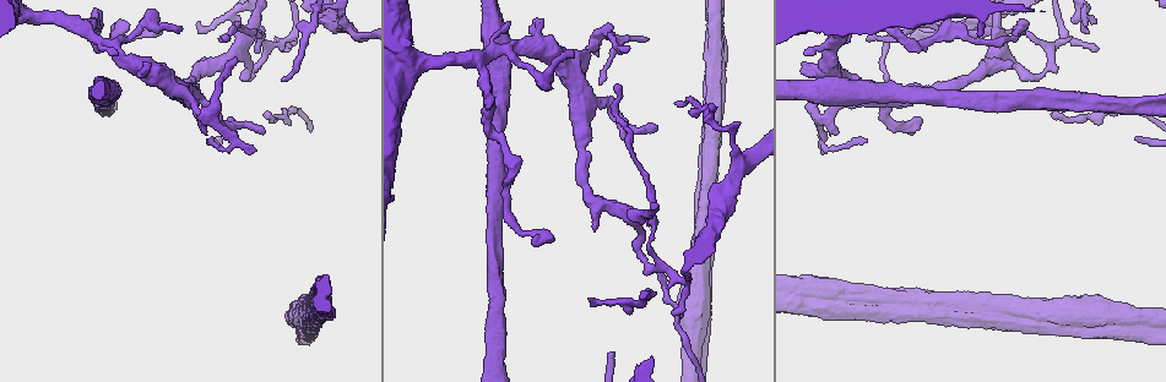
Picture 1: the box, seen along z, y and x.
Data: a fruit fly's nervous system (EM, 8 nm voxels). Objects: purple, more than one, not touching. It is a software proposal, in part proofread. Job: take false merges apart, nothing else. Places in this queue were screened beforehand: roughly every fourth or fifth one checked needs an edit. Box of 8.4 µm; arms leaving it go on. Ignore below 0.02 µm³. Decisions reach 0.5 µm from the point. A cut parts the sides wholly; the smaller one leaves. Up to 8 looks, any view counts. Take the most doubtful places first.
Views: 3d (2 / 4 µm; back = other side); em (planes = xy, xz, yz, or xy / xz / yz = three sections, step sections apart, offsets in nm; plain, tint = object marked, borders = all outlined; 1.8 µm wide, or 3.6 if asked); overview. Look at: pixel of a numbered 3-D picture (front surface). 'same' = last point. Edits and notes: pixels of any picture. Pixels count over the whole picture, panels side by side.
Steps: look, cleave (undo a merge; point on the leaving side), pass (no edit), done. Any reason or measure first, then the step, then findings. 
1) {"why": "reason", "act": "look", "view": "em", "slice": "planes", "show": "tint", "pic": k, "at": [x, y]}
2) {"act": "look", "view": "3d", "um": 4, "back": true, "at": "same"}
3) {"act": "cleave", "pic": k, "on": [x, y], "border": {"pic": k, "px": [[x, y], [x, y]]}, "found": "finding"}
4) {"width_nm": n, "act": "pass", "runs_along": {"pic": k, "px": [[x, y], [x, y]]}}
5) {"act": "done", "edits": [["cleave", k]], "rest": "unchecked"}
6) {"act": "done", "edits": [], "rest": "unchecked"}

{"why": "a fork", "act": "look", "view": "em", "slice": "xy", "step": 16, "show": "plain", "pic": 1, "at": [1021, 314]}

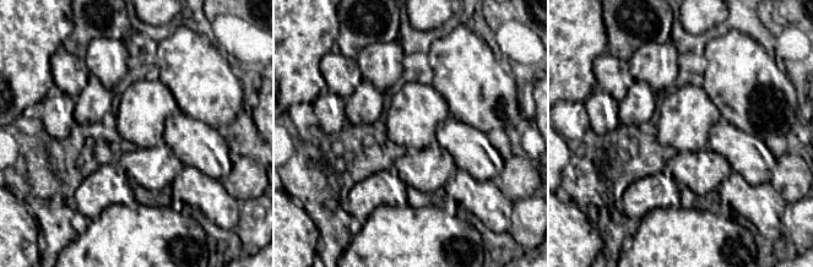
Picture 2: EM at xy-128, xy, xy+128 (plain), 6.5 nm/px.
{"act": "look", "view": "em", "slice": "xy", "step": 16, "show": "tint", "at": "same"}

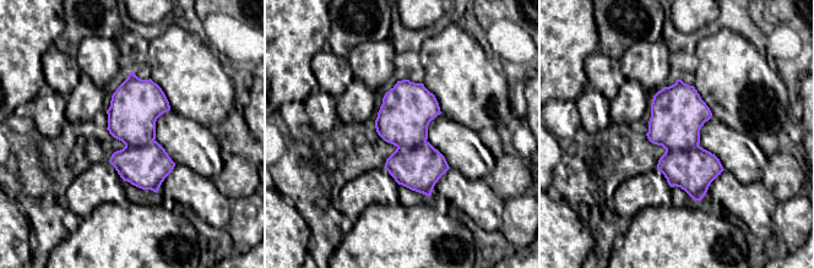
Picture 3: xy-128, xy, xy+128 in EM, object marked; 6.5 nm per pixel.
{"act": "cleave", "pic": 3, "on": [693, 170], "border": {"pic": 3, "px": [[698, 145], [685, 149], [666, 151]]}, "found": "a second neuron is stuck on"}

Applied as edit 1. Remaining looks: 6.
{"why": "sharp bend", "act": "look", "view": "3d", "um": 4, "back": true, "pic": 1, "at": [248, 74]}

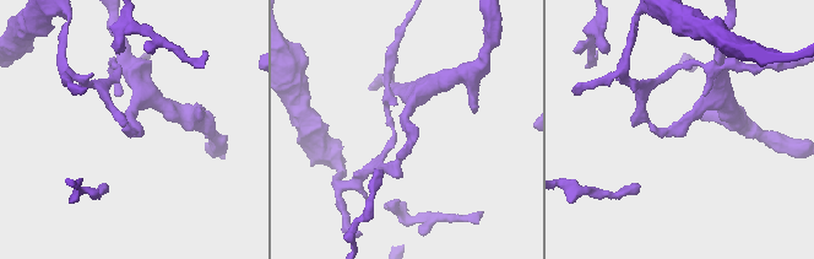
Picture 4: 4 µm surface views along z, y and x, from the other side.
{"why": "shape alone is not enough", "act": "look", "view": "em", "slice": "planes", "show": "tint", "pic": 4, "at": [407, 145]}

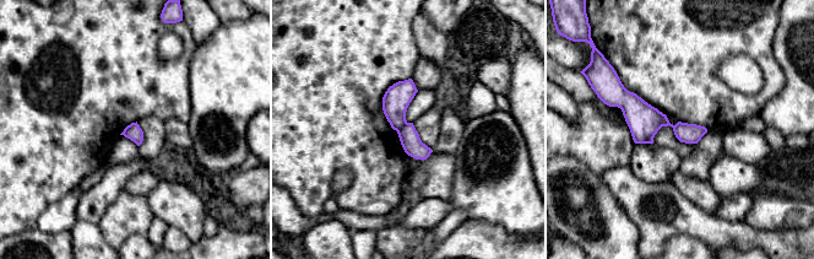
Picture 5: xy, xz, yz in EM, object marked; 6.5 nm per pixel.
{"width_nm": 110, "act": "cleave", "pic": 5, "on": [410, 139], "border": {"pic": 5, "px": [[406, 122], [397, 131]]}, "found": "a second neuron is stuck on"}

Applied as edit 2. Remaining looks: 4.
{"act": "look", "view": "overview"}

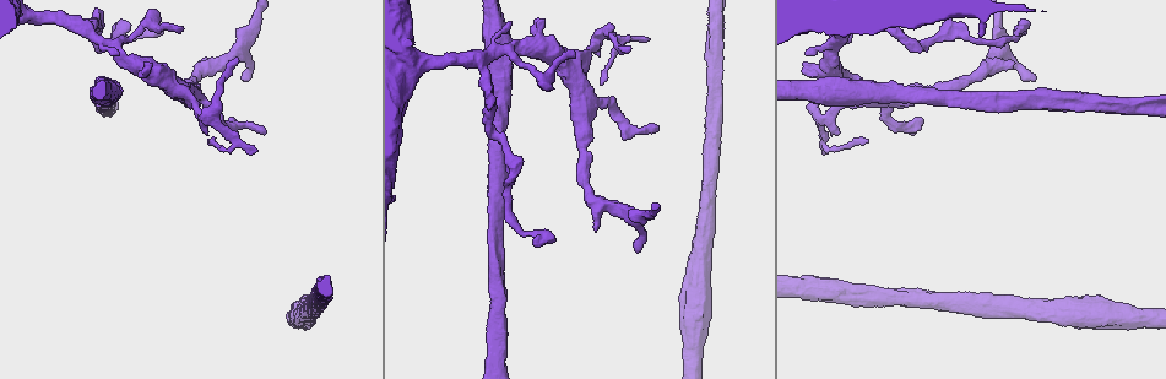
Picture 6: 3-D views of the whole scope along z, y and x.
{"why": "a narrow waist", "act": "look", "view": "3d", "um": 2, "pic": 6, "at": [971, 78]}

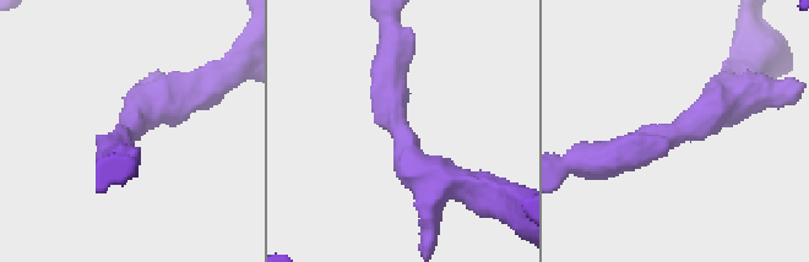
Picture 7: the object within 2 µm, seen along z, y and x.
{"act": "look", "view": "em", "slice": "planes", "show": "tint", "pic": 7, "at": [400, 137]}

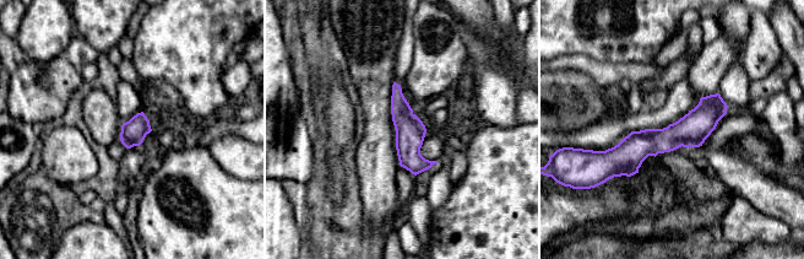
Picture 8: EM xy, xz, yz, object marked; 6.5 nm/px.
{"width_nm": 160, "act": "pass", "runs_along": {"pic": 8, "px": [[723, 106], [689, 131], [608, 156]]}, "found": "all the same neuron"}

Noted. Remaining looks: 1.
{"act": "done", "edits": [["cleave", 3], ["cleave", 5]], "rest": "unchecked"}

